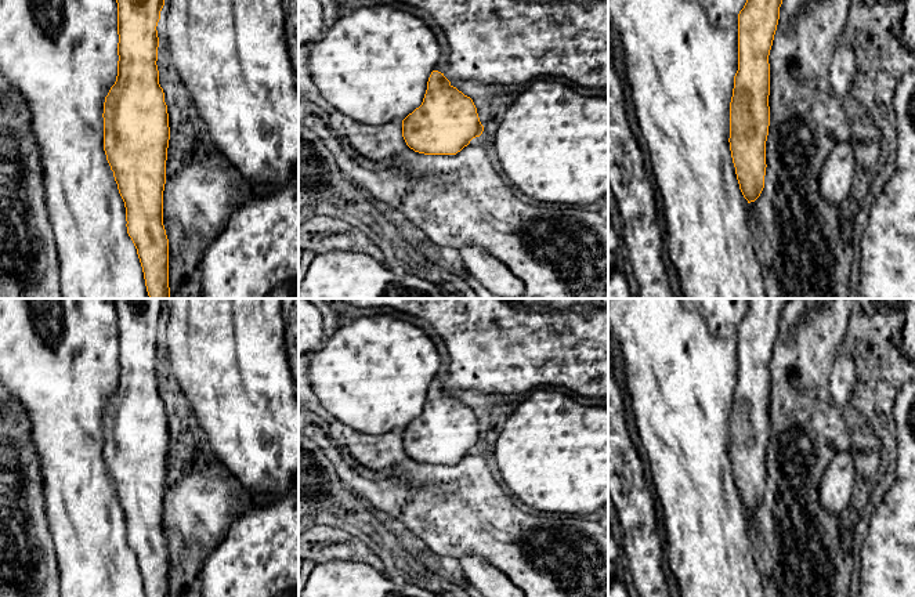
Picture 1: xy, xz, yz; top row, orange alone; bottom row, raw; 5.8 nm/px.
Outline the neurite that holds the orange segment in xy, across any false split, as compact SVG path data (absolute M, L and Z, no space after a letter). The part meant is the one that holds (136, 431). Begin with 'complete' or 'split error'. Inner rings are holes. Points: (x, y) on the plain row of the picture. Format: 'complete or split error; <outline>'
complete; M115 298L117 312L117 386L104 412L104 460L126 517L126 536L142 576L147 597L169 597L169 549L163 535L163 500L170 449L169 423L158 380L158 332L166 298Z

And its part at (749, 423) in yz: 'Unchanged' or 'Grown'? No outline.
Unchanged

